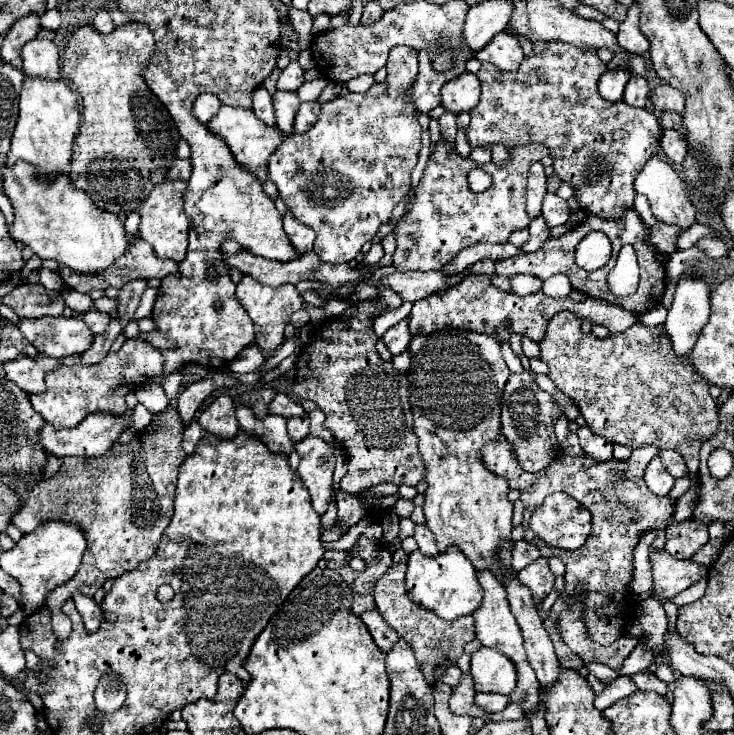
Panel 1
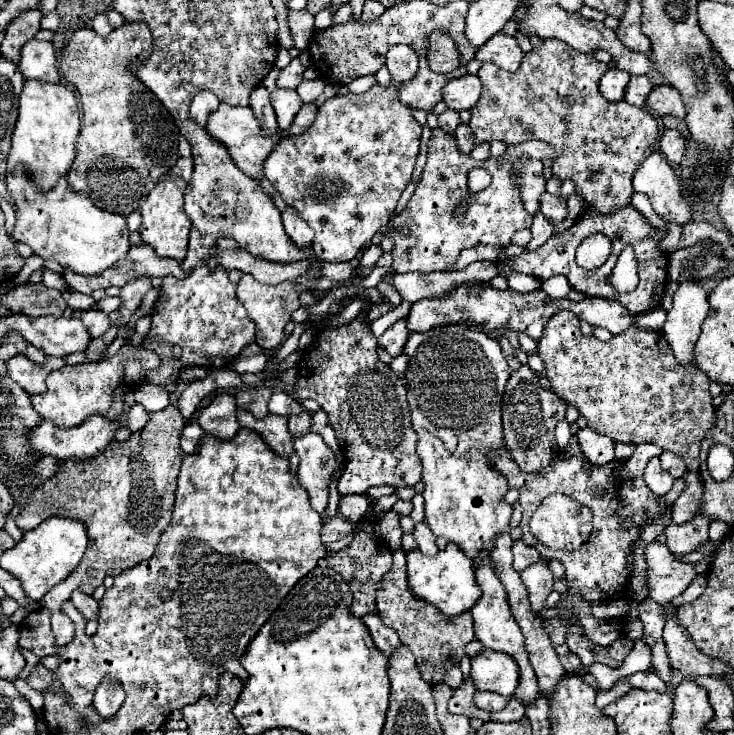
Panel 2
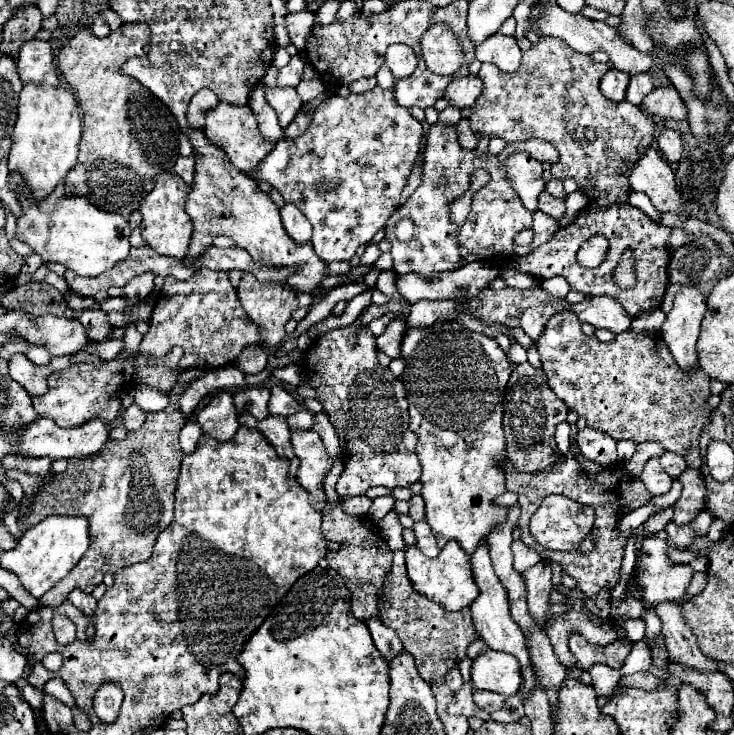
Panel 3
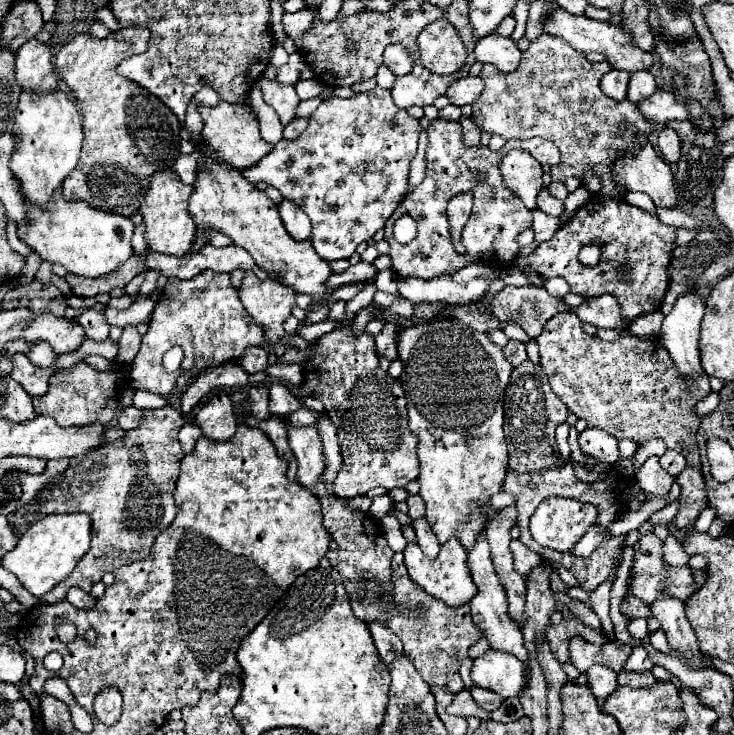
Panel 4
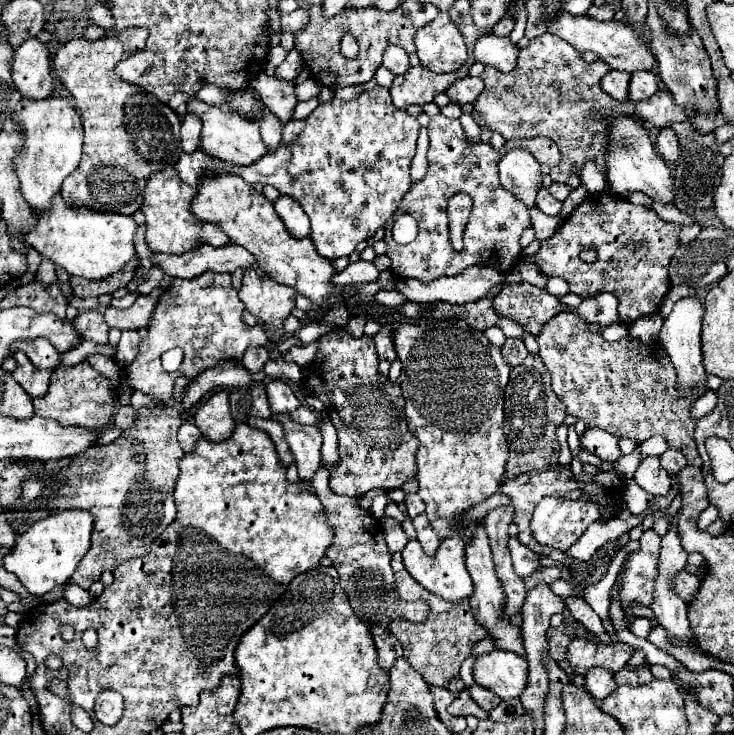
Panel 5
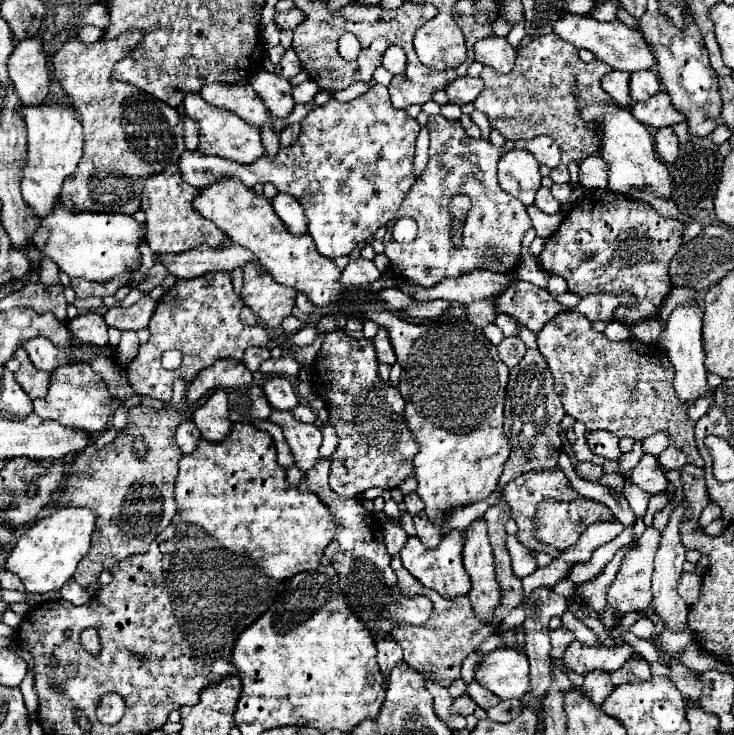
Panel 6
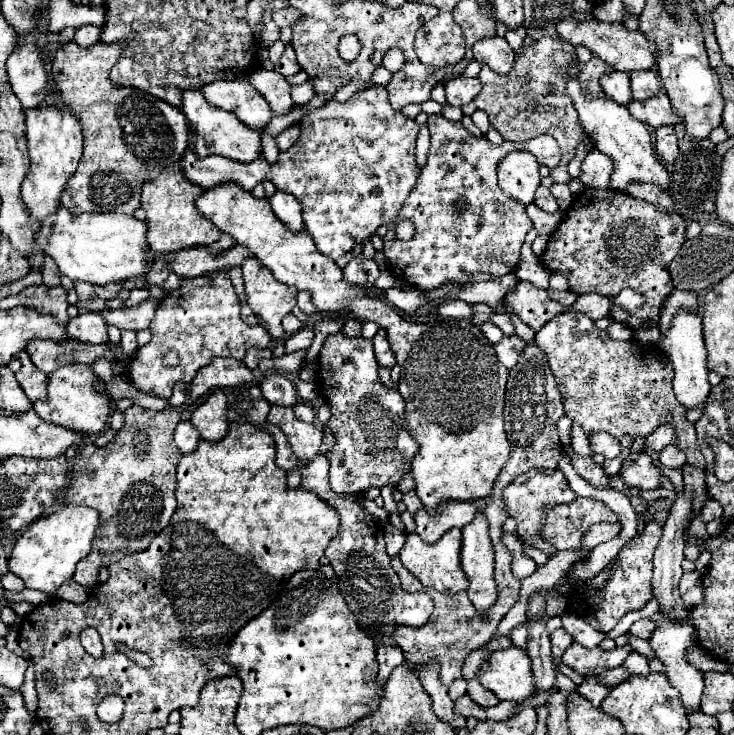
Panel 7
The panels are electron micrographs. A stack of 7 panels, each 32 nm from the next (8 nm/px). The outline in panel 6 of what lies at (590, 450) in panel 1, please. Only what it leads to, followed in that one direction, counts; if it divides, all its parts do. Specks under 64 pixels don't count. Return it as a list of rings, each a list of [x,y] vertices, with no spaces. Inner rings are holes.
[[[604,430],[588,432],[586,434],[586,440],[588,440],[590,450],[594,454],[598,454],[598,456],[604,456],[608,460],[614,460],[614,458],[620,458],[622,456],[620,446],[618,446],[618,438],[612,436],[610,432],[604,432]]]

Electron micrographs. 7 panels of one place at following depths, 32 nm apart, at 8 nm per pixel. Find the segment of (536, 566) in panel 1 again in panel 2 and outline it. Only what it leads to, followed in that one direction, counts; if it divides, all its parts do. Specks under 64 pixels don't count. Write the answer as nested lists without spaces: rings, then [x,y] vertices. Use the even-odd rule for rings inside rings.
[[[538,560],[536,564],[528,566],[524,572],[520,572],[520,578],[524,586],[528,588],[528,598],[530,598],[530,608],[536,616],[542,616],[546,610],[546,598],[552,592],[552,572],[548,568],[546,560]]]

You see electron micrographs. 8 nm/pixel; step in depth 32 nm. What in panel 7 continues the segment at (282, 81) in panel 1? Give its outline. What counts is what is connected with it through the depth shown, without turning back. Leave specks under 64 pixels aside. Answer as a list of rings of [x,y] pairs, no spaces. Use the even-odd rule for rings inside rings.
[[[292,44],[286,46],[286,50],[284,50],[284,54],[280,56],[280,60],[274,64],[274,70],[280,72],[282,76],[292,76],[292,74],[296,74],[296,72],[300,70],[300,66],[298,66],[298,62],[296,62],[296,52],[294,52]]]

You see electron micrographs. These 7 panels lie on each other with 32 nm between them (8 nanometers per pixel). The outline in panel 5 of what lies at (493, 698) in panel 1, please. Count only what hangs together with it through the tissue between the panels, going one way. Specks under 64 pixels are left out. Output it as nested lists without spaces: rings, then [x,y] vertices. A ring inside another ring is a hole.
[[[472,684],[472,686],[468,688],[468,692],[470,692],[470,696],[474,698],[474,702],[476,702],[480,708],[484,708],[484,710],[492,710],[492,708],[496,708],[498,702],[500,702],[500,698],[498,698],[496,694],[492,694],[490,690],[486,690],[486,688],[478,686],[478,684]]]

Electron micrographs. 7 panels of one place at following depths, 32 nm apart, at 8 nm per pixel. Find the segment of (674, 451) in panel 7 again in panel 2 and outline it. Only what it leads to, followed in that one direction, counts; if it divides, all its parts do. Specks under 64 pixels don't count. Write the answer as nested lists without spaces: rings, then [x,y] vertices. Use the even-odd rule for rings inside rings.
[[[662,452],[660,454],[660,462],[662,462],[662,468],[668,470],[674,478],[680,478],[686,472],[684,460],[678,454],[674,454],[674,452]]]

